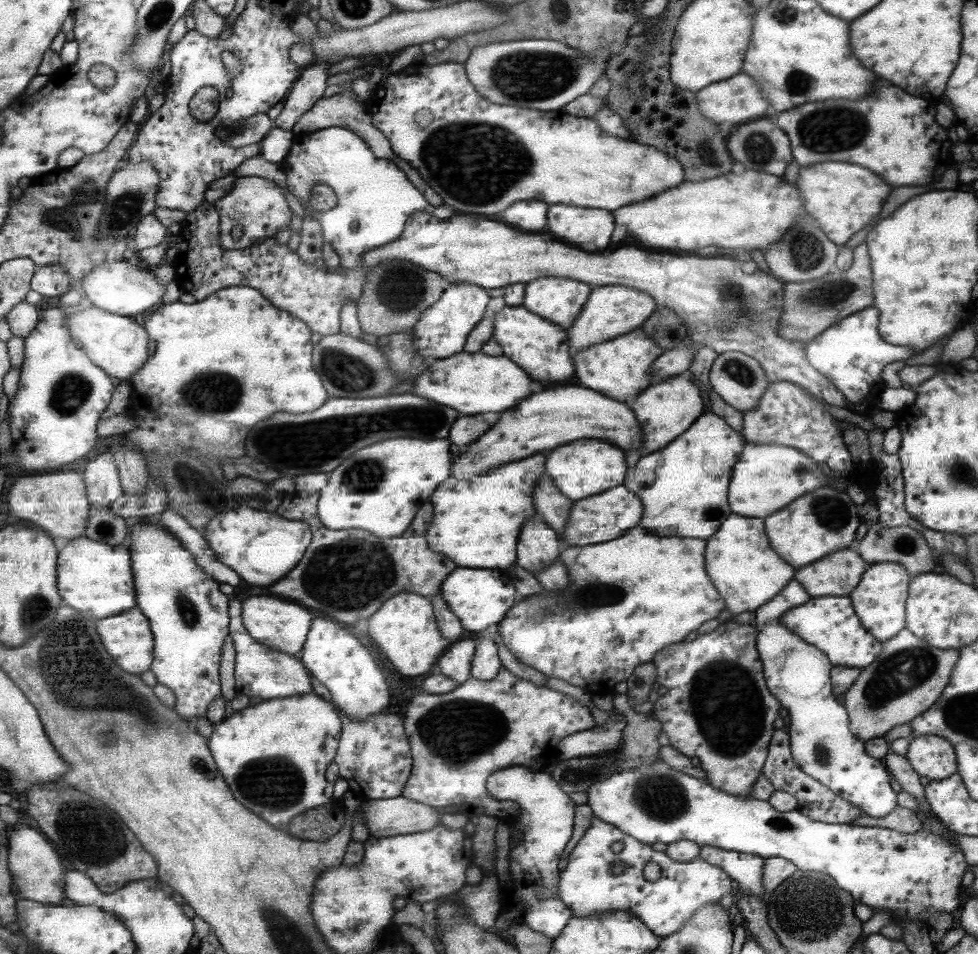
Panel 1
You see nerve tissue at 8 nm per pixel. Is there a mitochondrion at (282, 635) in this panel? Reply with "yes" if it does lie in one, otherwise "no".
no

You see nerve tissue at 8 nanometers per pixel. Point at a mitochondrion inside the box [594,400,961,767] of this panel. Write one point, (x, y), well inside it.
(722, 684)

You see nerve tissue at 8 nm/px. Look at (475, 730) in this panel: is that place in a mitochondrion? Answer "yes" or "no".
yes

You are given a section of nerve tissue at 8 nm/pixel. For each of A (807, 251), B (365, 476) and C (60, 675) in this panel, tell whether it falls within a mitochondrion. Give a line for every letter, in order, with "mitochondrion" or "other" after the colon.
A: mitochondrion
B: mitochondrion
C: mitochondrion

